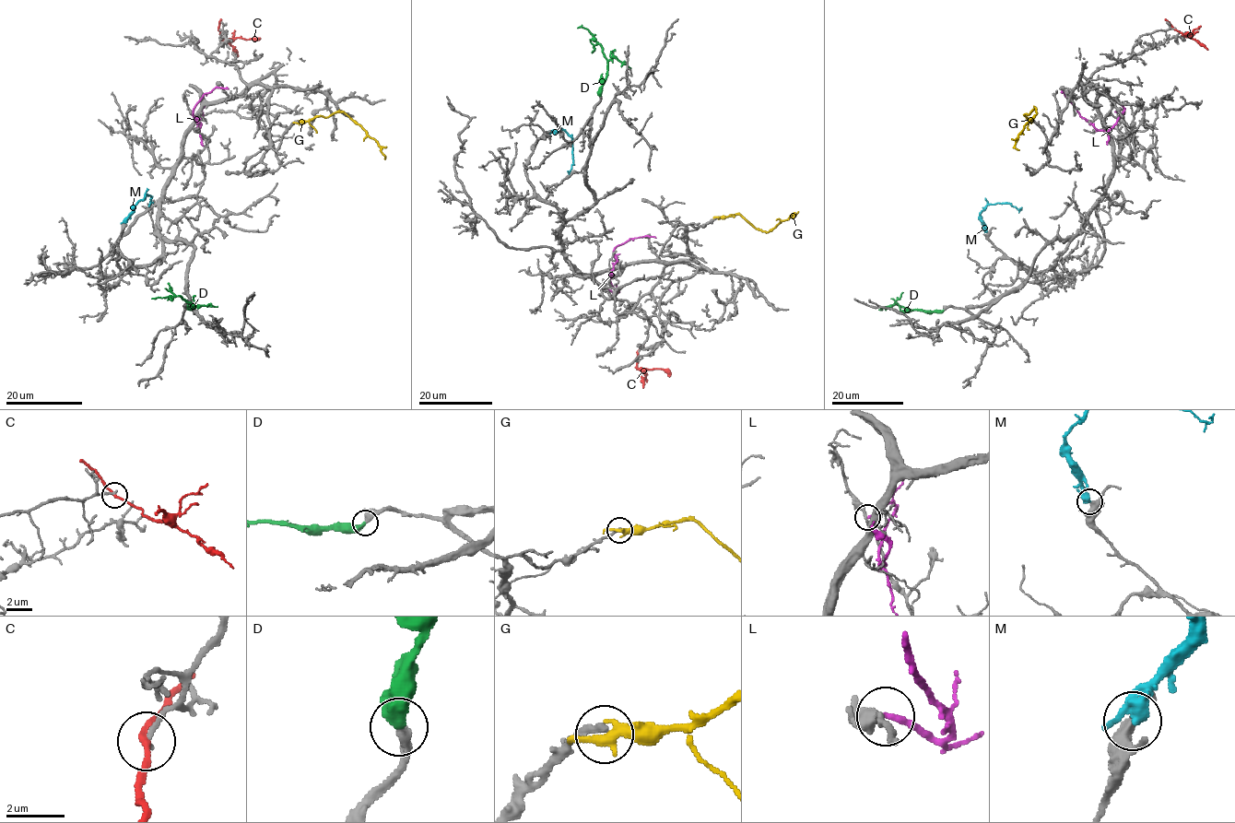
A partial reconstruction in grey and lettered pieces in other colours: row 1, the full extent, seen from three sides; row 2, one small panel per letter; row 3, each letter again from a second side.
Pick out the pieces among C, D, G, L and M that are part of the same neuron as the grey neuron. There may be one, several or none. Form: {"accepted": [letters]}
{"accepted": ["D"]}

